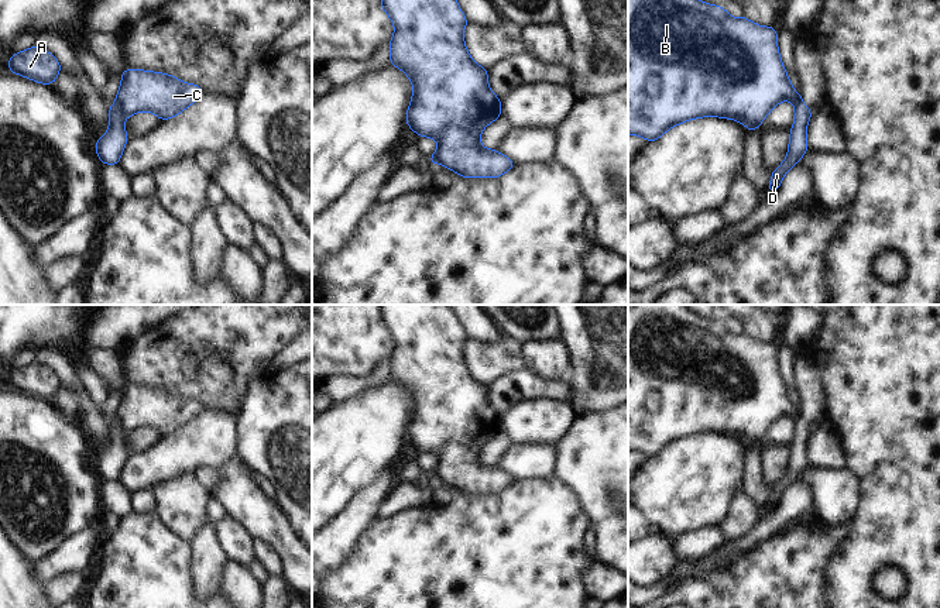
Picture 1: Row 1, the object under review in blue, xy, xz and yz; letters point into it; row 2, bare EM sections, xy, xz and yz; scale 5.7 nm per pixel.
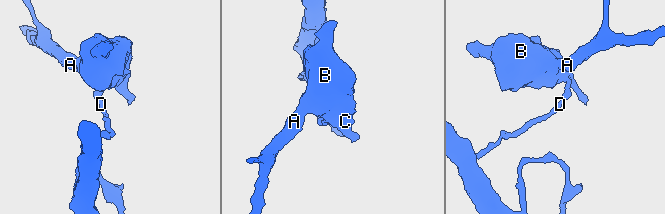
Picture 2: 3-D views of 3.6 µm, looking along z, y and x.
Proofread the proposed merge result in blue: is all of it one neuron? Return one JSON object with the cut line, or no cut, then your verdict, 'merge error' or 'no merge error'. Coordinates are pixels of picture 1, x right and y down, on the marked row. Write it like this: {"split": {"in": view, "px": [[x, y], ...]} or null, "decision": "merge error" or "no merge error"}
{"split": {"in": "xy", "px": [[116, 100], [126, 116]]}, "decision": "merge error"}

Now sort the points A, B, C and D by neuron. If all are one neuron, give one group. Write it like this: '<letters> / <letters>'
A B C / D

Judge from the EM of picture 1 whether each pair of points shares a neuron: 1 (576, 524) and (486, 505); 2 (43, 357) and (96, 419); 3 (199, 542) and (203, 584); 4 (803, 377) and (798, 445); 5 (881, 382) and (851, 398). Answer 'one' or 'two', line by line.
1: one
2: one
3: one
4: one
5: one

